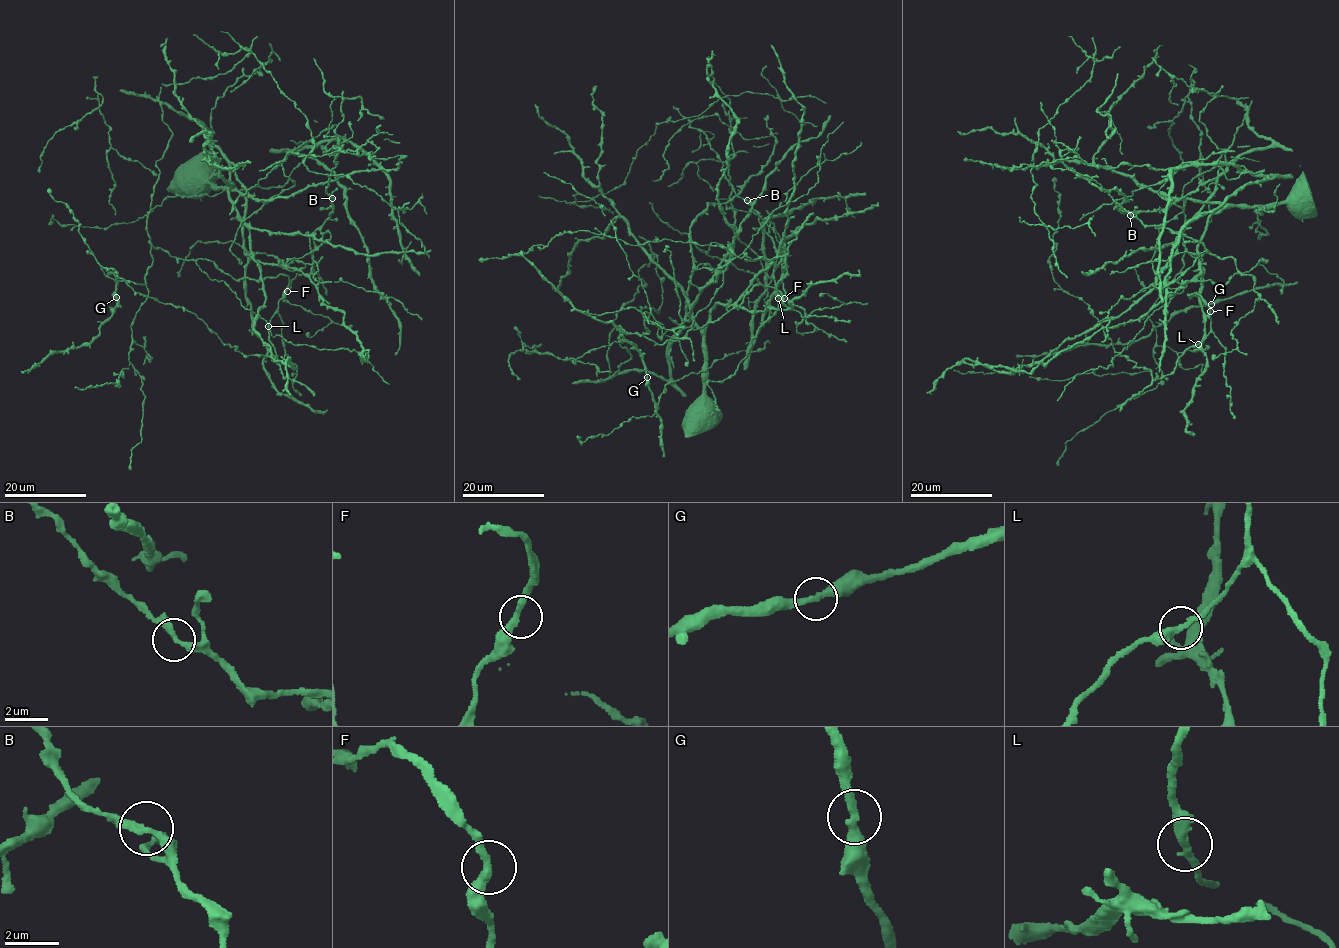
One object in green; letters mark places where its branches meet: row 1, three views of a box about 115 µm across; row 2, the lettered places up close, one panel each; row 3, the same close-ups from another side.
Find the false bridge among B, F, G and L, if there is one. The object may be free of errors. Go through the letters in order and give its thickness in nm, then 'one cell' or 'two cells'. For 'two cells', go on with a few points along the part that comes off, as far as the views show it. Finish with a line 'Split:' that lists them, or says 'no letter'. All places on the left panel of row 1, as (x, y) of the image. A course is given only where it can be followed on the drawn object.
B: 280 nm thick; one cell
F: 300 nm thick; one cell
G: 320 nm thick; one cell
L: 320 nm thick; one cell
Split: no letter

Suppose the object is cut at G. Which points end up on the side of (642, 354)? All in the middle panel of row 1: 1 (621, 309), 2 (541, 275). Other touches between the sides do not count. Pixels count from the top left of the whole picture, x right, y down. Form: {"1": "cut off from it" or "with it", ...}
{"1": "cut off from it", "2": "with it"}

